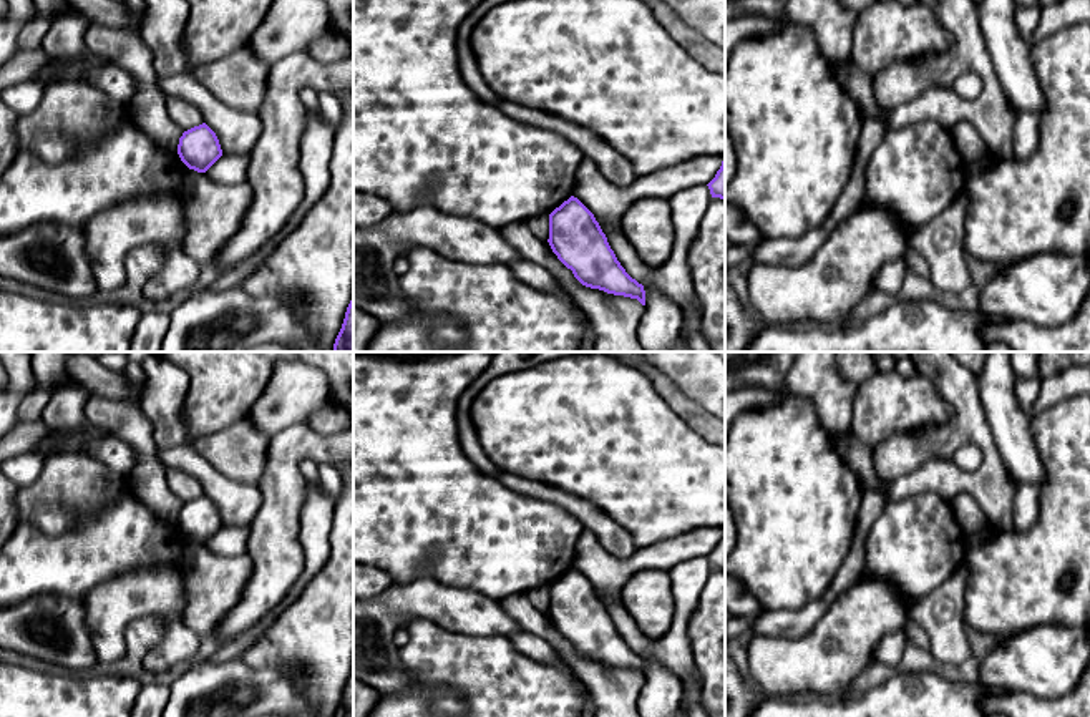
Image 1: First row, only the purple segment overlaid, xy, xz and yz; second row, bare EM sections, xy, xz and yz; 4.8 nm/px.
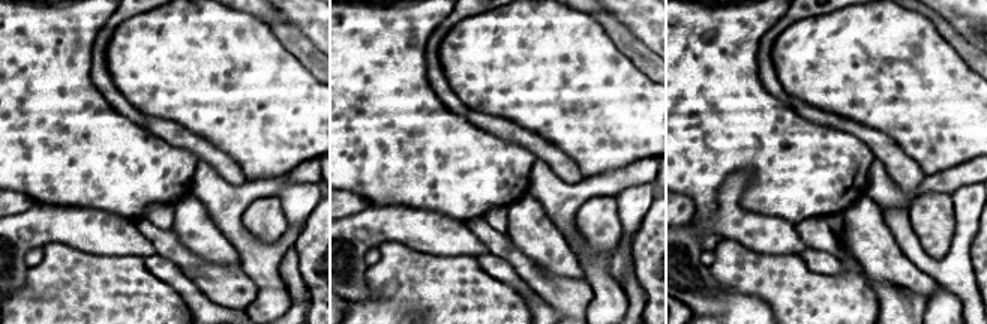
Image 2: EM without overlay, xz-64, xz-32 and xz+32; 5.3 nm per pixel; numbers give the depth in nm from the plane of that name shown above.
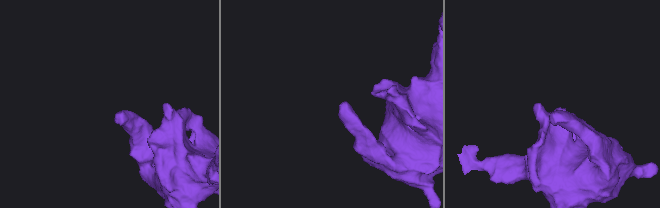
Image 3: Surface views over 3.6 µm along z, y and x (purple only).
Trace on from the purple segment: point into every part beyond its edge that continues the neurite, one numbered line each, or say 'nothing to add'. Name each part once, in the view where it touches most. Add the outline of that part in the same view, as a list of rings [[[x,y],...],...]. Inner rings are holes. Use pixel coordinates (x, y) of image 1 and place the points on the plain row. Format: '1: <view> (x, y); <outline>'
nothing to add

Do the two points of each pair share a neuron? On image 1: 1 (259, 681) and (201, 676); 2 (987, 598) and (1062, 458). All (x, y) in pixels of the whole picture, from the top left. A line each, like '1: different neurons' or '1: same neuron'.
1: same neuron
2: same neuron

